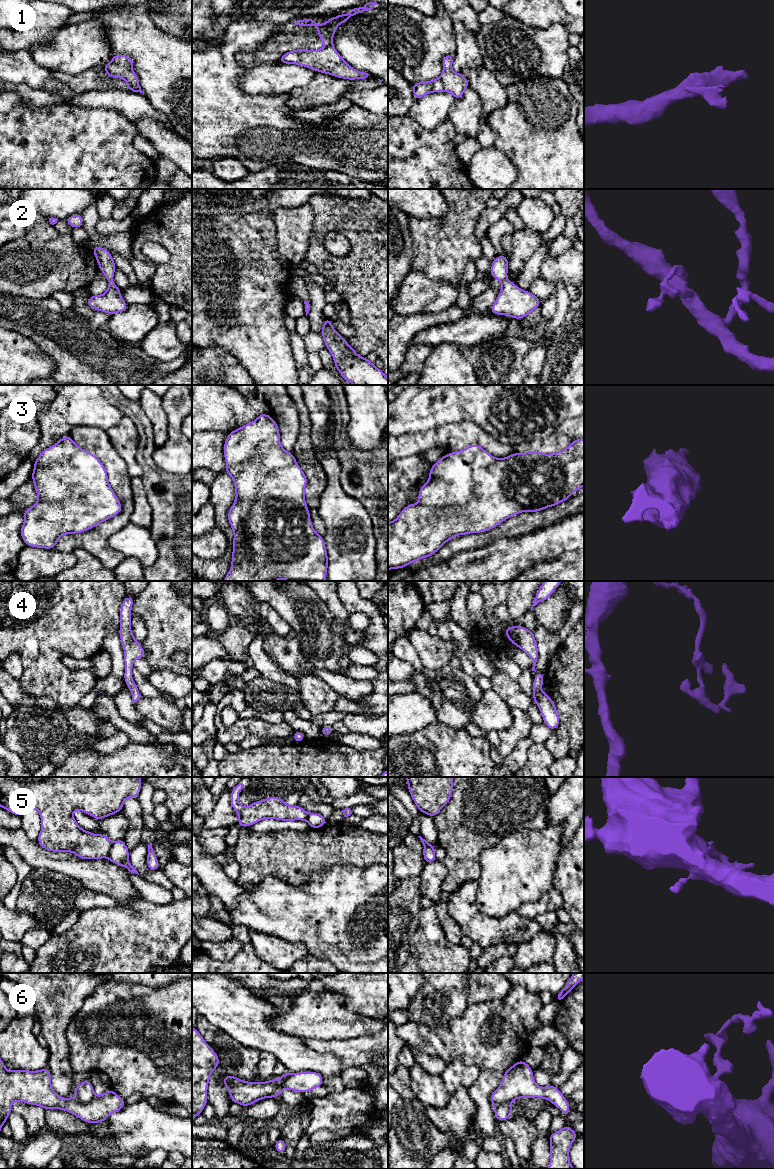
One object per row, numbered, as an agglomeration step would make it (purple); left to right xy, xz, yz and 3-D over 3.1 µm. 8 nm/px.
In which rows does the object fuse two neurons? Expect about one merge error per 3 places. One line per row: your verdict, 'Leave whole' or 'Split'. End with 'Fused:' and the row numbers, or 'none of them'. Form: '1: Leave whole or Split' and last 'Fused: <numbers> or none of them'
1: Split
2: Leave whole
3: Leave whole
4: Leave whole
5: Split
6: Split
Fused: 1, 5, 6

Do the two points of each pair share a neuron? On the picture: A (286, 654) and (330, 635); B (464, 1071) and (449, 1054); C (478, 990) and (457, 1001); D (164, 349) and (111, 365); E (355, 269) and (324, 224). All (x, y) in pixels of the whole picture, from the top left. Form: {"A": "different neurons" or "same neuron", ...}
{"A": "different neurons", "B": "different neurons", "C": "different neurons", "D": "different neurons", "E": "same neuron"}

